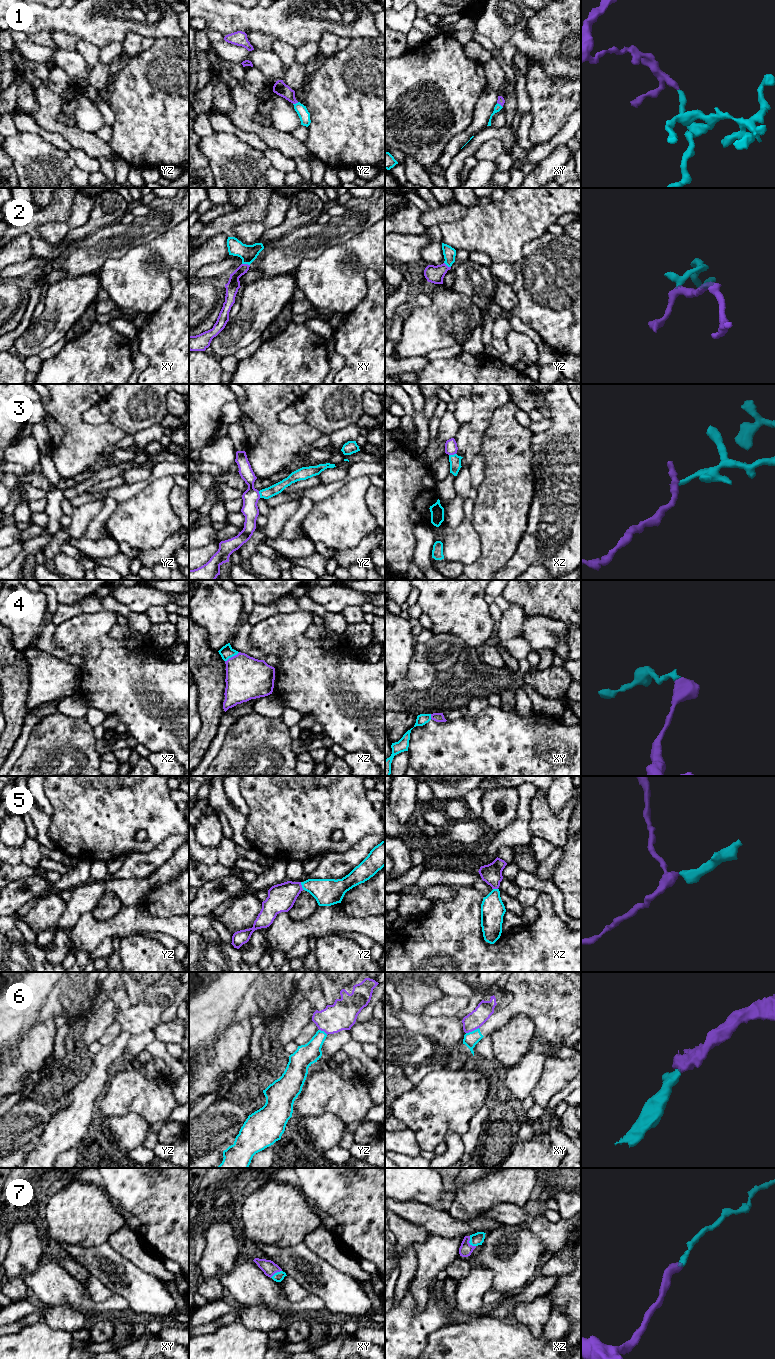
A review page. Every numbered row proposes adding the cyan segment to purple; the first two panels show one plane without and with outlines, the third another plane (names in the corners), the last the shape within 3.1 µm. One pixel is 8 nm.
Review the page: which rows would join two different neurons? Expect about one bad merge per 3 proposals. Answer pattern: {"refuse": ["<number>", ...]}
{"refuse": ["3", "6"]}

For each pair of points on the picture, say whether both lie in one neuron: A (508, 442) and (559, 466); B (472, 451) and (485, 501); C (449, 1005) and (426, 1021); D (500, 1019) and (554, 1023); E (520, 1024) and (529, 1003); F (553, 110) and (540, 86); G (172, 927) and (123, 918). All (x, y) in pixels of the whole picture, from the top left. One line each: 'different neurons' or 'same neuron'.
A: different neurons
B: different neurons
C: different neurons
D: same neuron
E: different neurons
F: same neuron
G: same neuron

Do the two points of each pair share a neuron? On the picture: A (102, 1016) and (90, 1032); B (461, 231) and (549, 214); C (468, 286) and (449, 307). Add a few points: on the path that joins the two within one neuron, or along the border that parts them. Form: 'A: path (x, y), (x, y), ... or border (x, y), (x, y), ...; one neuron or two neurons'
A: path (100, 1020), (94, 1028); one neuron
B: path (483, 229), (500, 229), (521, 215), (527, 214); one neuron
C: border (452, 289), (465, 294), (480, 308); two neurons

